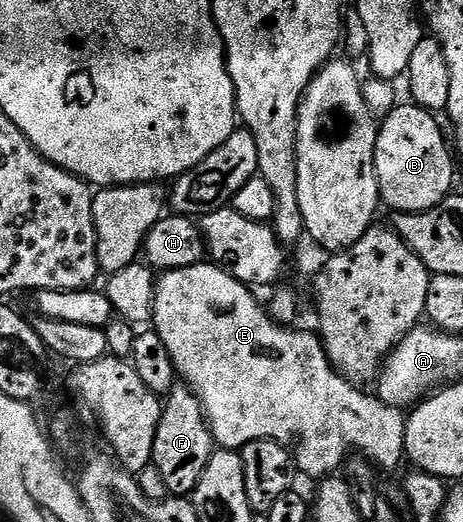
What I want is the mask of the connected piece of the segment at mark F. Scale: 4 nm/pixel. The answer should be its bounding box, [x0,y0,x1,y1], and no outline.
[152,389,215,496]

